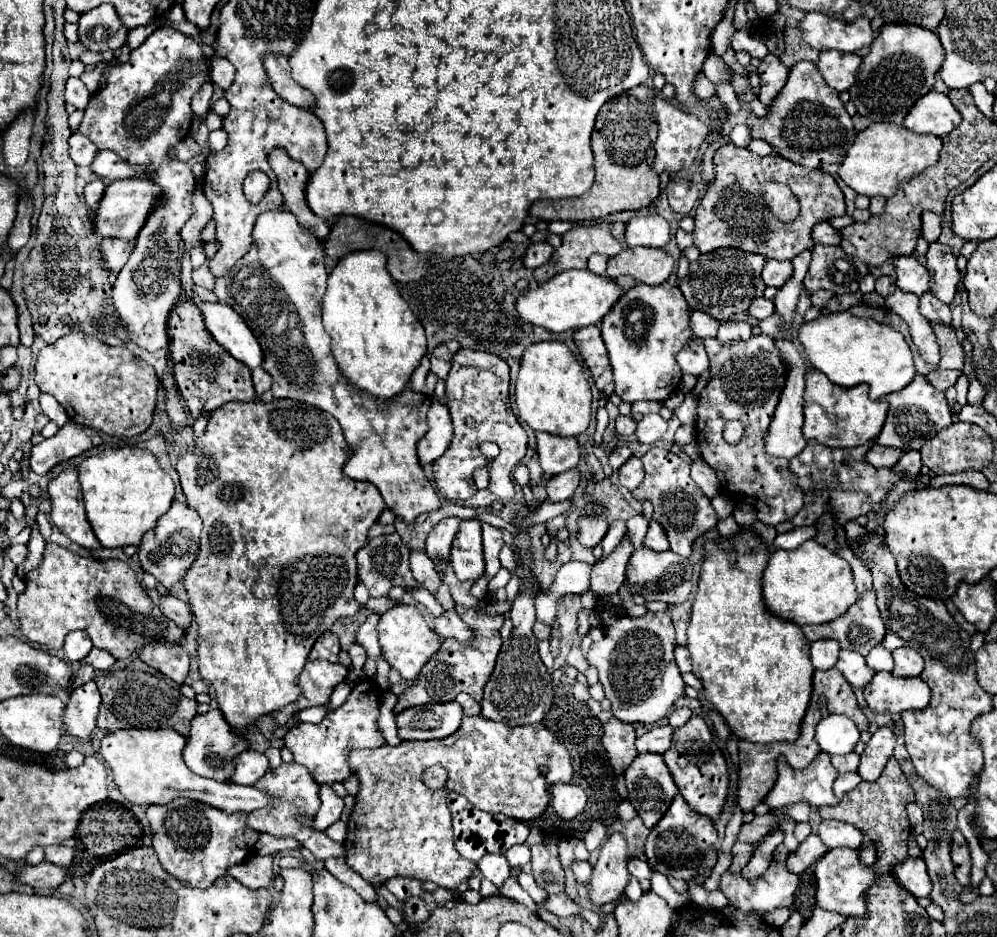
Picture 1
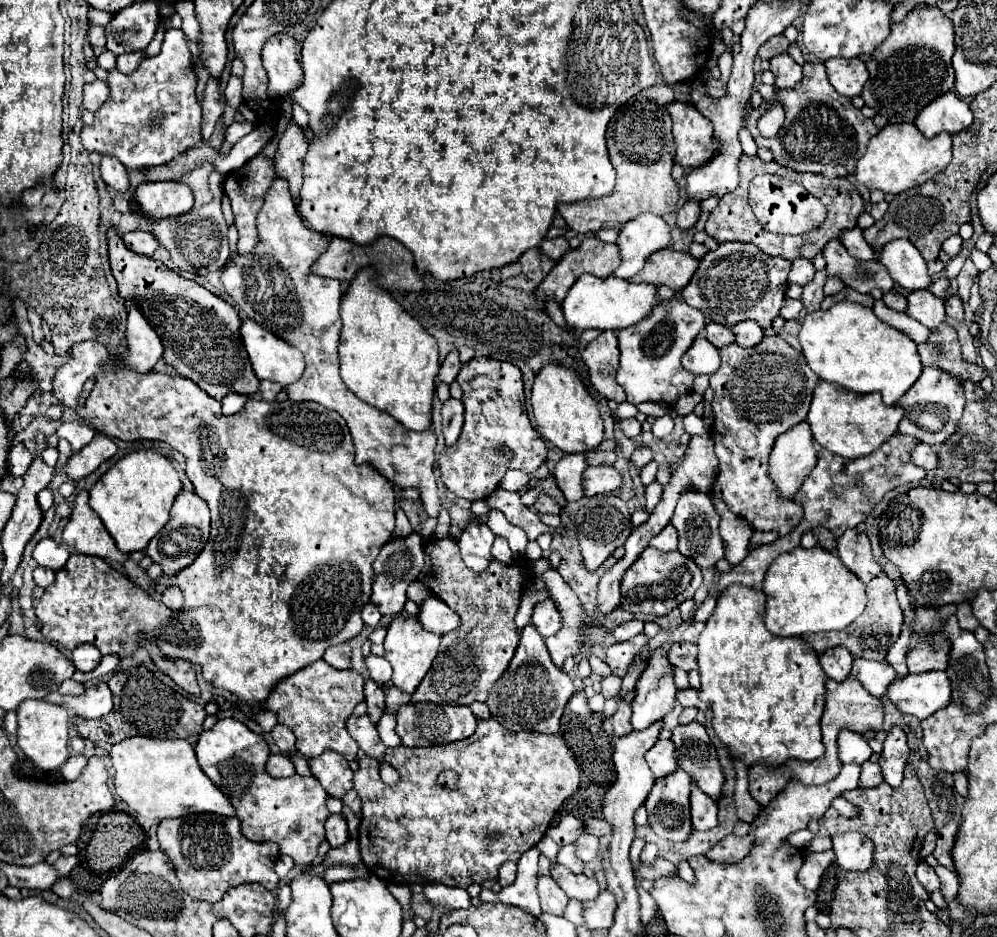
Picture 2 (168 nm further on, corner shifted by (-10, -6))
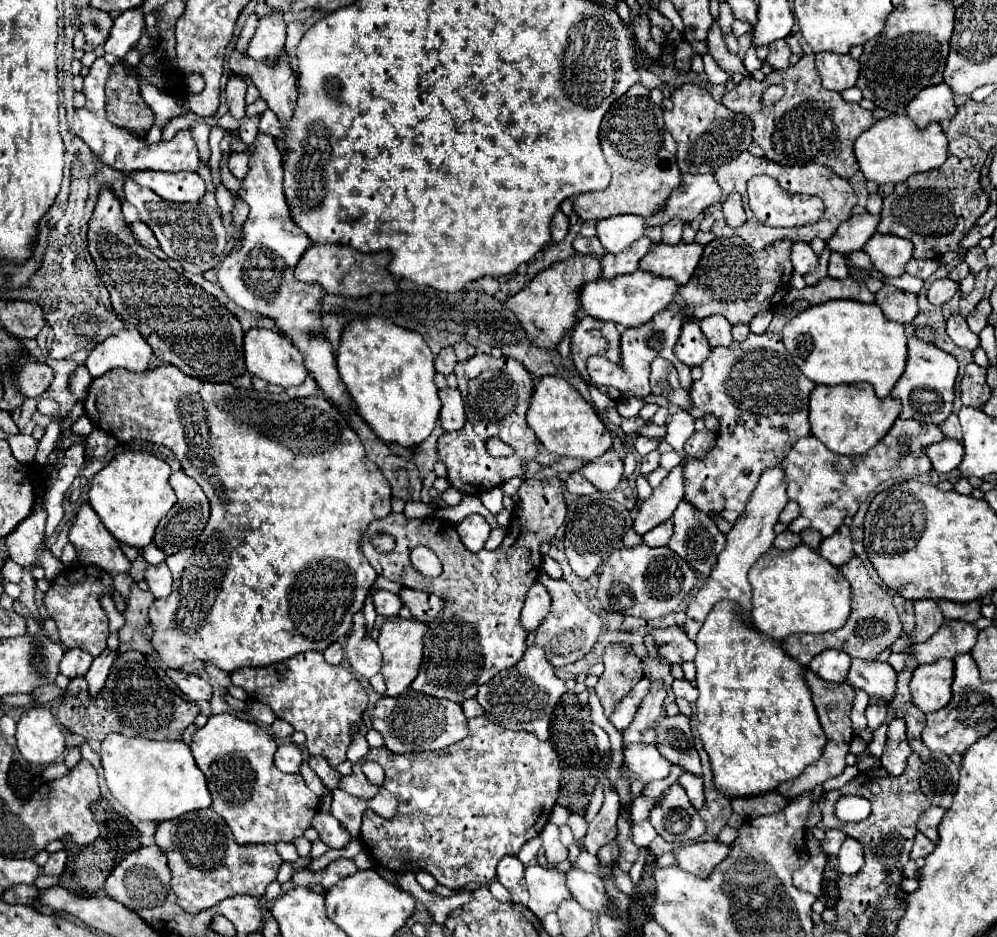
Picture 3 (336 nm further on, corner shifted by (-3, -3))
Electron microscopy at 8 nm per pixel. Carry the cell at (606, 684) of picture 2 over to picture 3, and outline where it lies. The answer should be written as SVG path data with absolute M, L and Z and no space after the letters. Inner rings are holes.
M609 643L603 653L605 671L595 685L595 693L609 717L619 699L623 699L637 681L643 679L643 663L629 643Z

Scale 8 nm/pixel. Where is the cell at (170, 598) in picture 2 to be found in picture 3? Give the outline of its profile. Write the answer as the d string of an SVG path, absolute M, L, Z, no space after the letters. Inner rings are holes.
M163 563L159 565L147 565L145 569L145 581L149 583L149 591L161 599L161 597L167 597L167 593L171 593L171 571L169 567Z

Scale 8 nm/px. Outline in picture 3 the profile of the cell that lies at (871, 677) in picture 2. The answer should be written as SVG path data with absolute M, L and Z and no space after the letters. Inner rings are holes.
M853 661L847 681L869 693L881 703L891 703L897 691L897 673L889 667L889 663L879 661Z

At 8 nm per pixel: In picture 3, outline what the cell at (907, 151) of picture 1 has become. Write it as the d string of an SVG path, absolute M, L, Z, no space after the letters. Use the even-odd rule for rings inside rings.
M889 115L875 121L871 129L857 137L855 155L861 171L869 181L875 181L879 185L897 185L907 181L909 175L941 167L947 159L947 137L939 123L929 123L925 129L917 129L907 115Z

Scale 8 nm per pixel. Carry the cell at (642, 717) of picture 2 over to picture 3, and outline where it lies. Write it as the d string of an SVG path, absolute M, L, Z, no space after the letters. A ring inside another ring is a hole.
M643 679L643 681L639 681L637 687L635 687L637 693L629 693L629 695L625 695L625 697L619 701L619 705L615 707L613 715L609 717L609 721L615 725L615 729L625 731L625 729L631 725L631 721L633 721L639 705L641 705L641 699L647 695L647 689L649 689L649 679Z

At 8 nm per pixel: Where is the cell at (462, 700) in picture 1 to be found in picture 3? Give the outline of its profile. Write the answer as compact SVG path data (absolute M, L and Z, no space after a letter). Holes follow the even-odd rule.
M467 699L467 701L463 701L461 707L463 707L463 713L465 713L467 719L473 719L473 717L483 715L483 709L481 709L481 705L479 705L475 699Z

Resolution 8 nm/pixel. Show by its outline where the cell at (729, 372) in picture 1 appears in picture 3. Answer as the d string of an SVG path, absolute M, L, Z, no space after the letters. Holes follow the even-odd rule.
M749 333L749 337L741 343L731 343L729 347L713 347L709 357L701 363L701 369L703 377L699 381L693 381L693 387L689 391L691 397L689 413L695 419L701 419L707 413L711 413L719 419L721 429L715 447L705 457L691 457L691 461L687 463L683 471L685 477L683 499L691 503L695 509L703 513L715 513L733 525L743 513L743 505L747 503L747 497L755 489L759 475L765 469L779 465L783 457L791 451L791 447L797 443L797 439L811 435L807 415L809 415L809 393L813 391L815 383L807 381L807 377L799 373L781 337L775 333L763 333L763 335Z

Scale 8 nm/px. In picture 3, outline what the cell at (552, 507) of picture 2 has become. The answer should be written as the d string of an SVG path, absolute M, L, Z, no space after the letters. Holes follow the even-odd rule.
M551 477L551 479L525 479L519 487L519 501L517 507L513 511L513 519L511 525L507 529L507 535L501 543L499 549L495 551L479 551L479 553L471 553L459 539L455 527L451 521L439 519L439 517L425 517L425 519L407 519L403 513L389 513L383 519L375 519L363 539L361 539L361 547L365 557L369 559L371 567L395 581L395 583L403 583L403 587L411 587L417 591L429 591L435 593L437 597L443 597L445 607L443 611L433 617L427 623L427 631L425 631L425 647L423 647L423 661L419 667L419 675L413 681L413 689L427 693L431 697L439 697L439 699L451 699L455 703L463 703L465 699L471 699L477 695L477 687L481 683L487 683L495 673L499 673L501 669L509 669L513 667L525 653L527 649L527 635L529 631L521 625L519 615L523 609L523 601L527 595L527 589L531 589L531 585L537 581L537 575L541 571L541 543L545 541L553 541L557 529L563 525L565 521L565 497L563 497L563 483L559 477ZM375 533L389 533L395 537L397 547L391 553L377 553L371 545L371 537ZM419 545L427 545L431 547L443 563L443 573L435 579L423 577L419 571L413 569L411 561L409 561L409 553L419 547Z

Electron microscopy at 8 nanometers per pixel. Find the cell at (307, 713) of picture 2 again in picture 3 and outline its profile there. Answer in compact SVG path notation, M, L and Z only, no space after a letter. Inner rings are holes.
M305 651L295 657L289 657L285 661L267 665L267 667L241 667L231 673L231 681L237 687L243 687L247 691L247 697L269 705L275 715L295 727L295 731L303 731L307 735L307 749L311 755L321 755L329 761L331 767L337 767L347 757L347 747L351 743L351 727L361 725L361 715L367 707L367 693L359 679L345 669L343 665L329 665L319 651Z

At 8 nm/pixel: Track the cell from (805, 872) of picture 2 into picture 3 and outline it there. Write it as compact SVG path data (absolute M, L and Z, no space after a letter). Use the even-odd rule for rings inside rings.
M817 853L809 859L807 865L803 865L801 869L797 869L793 873L793 885L799 891L807 891L813 893L815 897L823 895L823 867L827 863L825 853Z

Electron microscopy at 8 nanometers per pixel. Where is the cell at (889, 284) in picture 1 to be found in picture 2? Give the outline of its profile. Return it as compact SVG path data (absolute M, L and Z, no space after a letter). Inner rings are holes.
M896 290L886 292L882 300L884 300L884 304L886 304L888 308L892 308L892 310L898 310L898 312L904 312L904 310L906 310L906 298L904 298L900 292L896 292Z

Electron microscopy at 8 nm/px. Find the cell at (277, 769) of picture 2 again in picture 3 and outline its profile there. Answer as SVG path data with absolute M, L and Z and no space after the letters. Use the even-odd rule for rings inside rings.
M283 743L279 745L275 753L275 765L283 773L299 773L299 765L303 763L303 753L301 747L295 743Z

